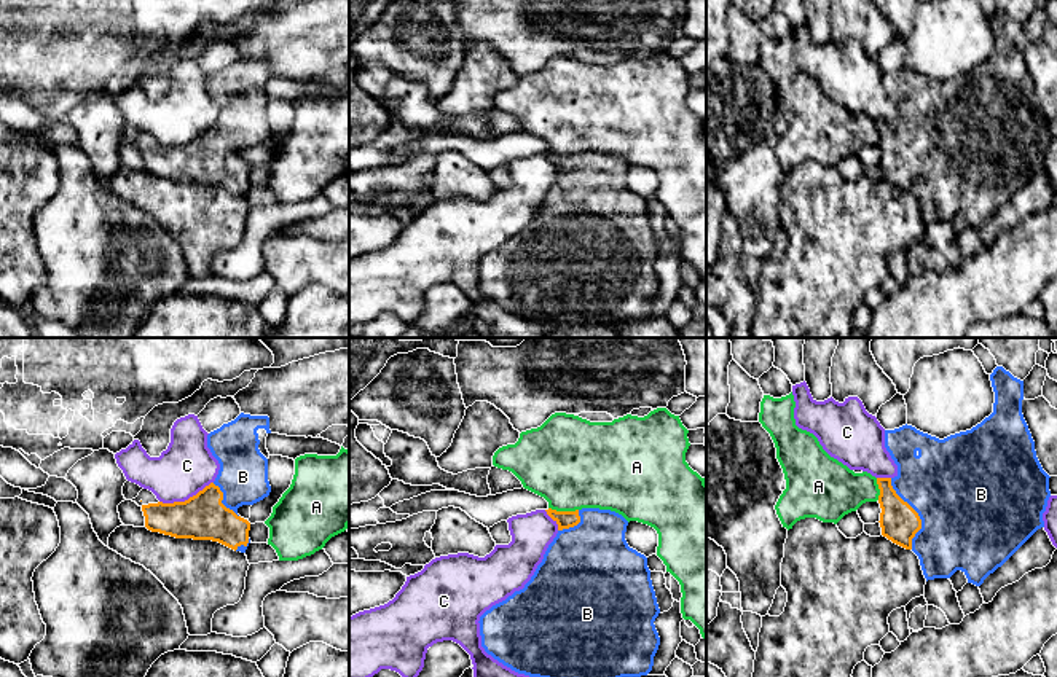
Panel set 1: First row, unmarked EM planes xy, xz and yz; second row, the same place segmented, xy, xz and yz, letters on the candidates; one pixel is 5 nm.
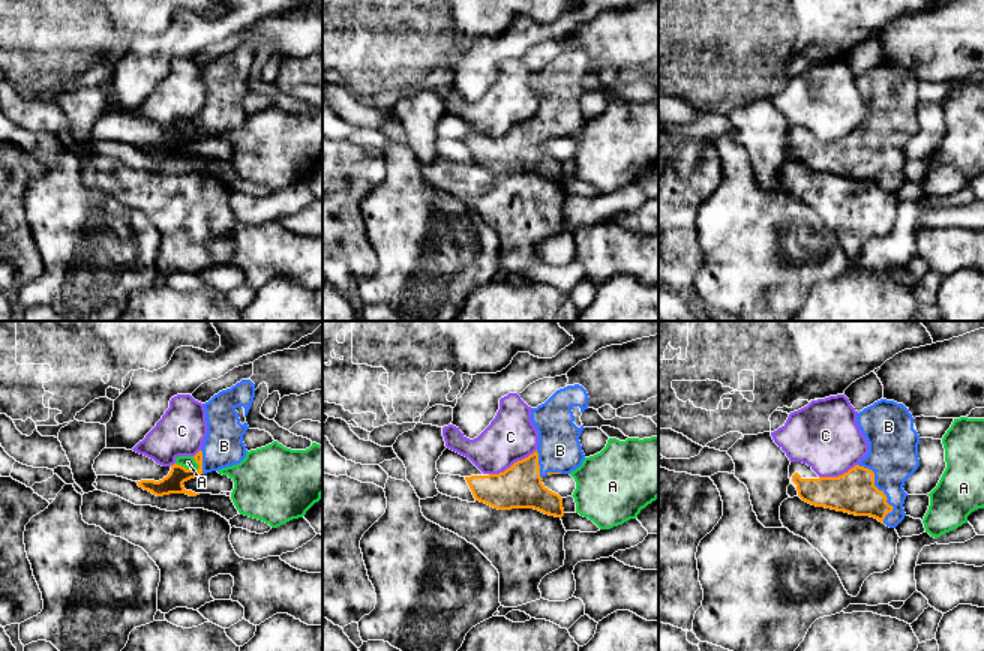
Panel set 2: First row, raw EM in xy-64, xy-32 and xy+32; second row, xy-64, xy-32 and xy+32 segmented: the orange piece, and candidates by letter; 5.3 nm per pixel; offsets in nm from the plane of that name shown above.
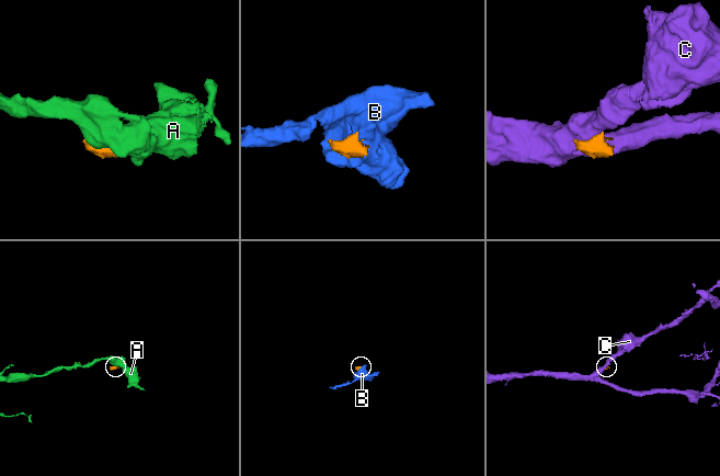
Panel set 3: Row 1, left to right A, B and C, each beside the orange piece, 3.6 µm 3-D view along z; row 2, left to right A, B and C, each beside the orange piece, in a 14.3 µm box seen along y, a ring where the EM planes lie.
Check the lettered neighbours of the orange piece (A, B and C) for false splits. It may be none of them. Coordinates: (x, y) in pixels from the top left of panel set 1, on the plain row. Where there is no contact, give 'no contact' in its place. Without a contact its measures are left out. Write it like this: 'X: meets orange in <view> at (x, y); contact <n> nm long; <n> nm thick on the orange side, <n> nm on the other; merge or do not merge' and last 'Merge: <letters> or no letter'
A: meets orange in xz at (563, 155); contact 150 nm long; 90 nm thick on the orange side, 460 nm on the other; do not merge
B: meets orange in yz at (917, 156); contact 380 nm long; 200 nm thick on the orange side, 500 nm on the other; merge
C: meets orange in xy at (185, 144); contact 300 nm long; 240 nm thick on the orange side, 280 nm on the other; do not merge
Merge: B

